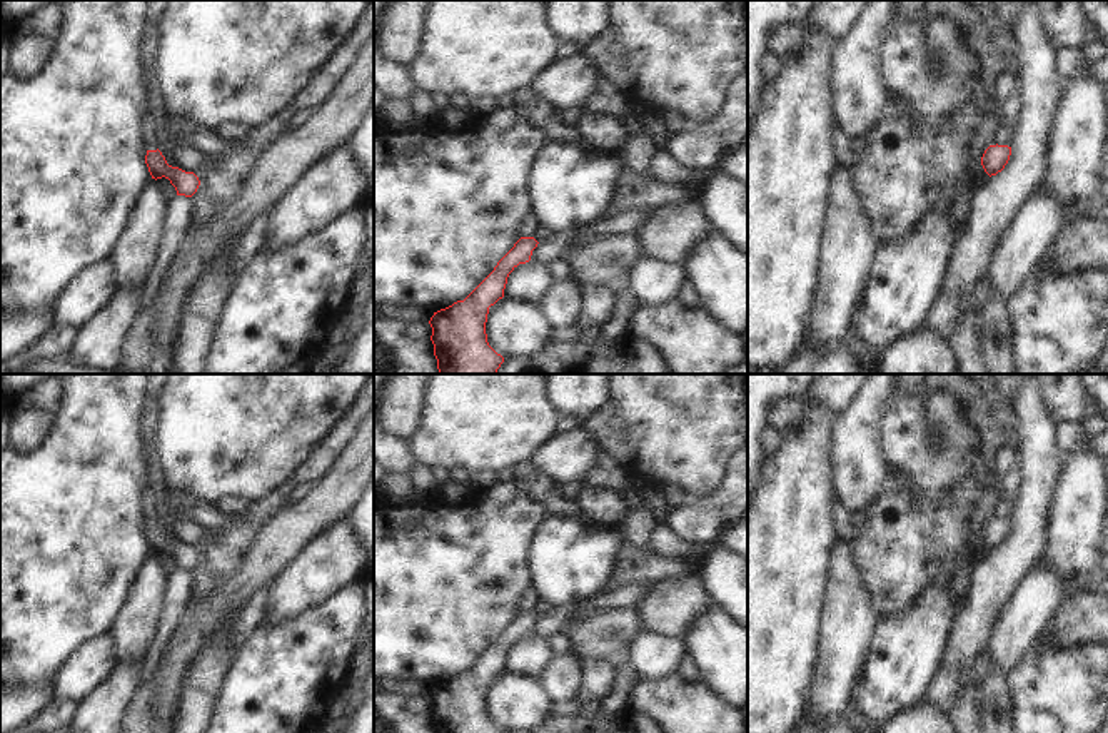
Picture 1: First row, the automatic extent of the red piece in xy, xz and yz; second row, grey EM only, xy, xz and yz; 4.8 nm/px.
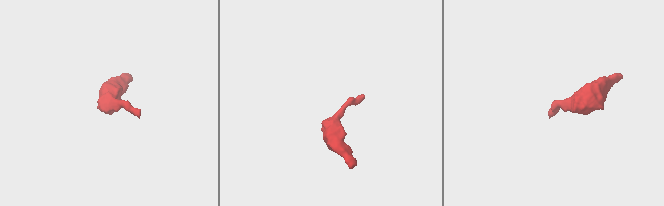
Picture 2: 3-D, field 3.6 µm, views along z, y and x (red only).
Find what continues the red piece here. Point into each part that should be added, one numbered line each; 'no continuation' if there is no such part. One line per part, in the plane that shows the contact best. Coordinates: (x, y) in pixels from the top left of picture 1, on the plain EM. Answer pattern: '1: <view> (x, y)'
no continuation

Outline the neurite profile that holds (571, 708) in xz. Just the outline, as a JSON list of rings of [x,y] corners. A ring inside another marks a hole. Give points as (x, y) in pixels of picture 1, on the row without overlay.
[[[574,698],[571,701],[552,701],[551,705],[551,716],[567,716],[576,718],[579,716],[581,703]]]

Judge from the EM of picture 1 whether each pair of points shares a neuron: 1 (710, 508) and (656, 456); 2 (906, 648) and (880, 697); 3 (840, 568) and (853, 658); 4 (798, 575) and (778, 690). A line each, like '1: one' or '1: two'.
1: two
2: one
3: one
4: one

